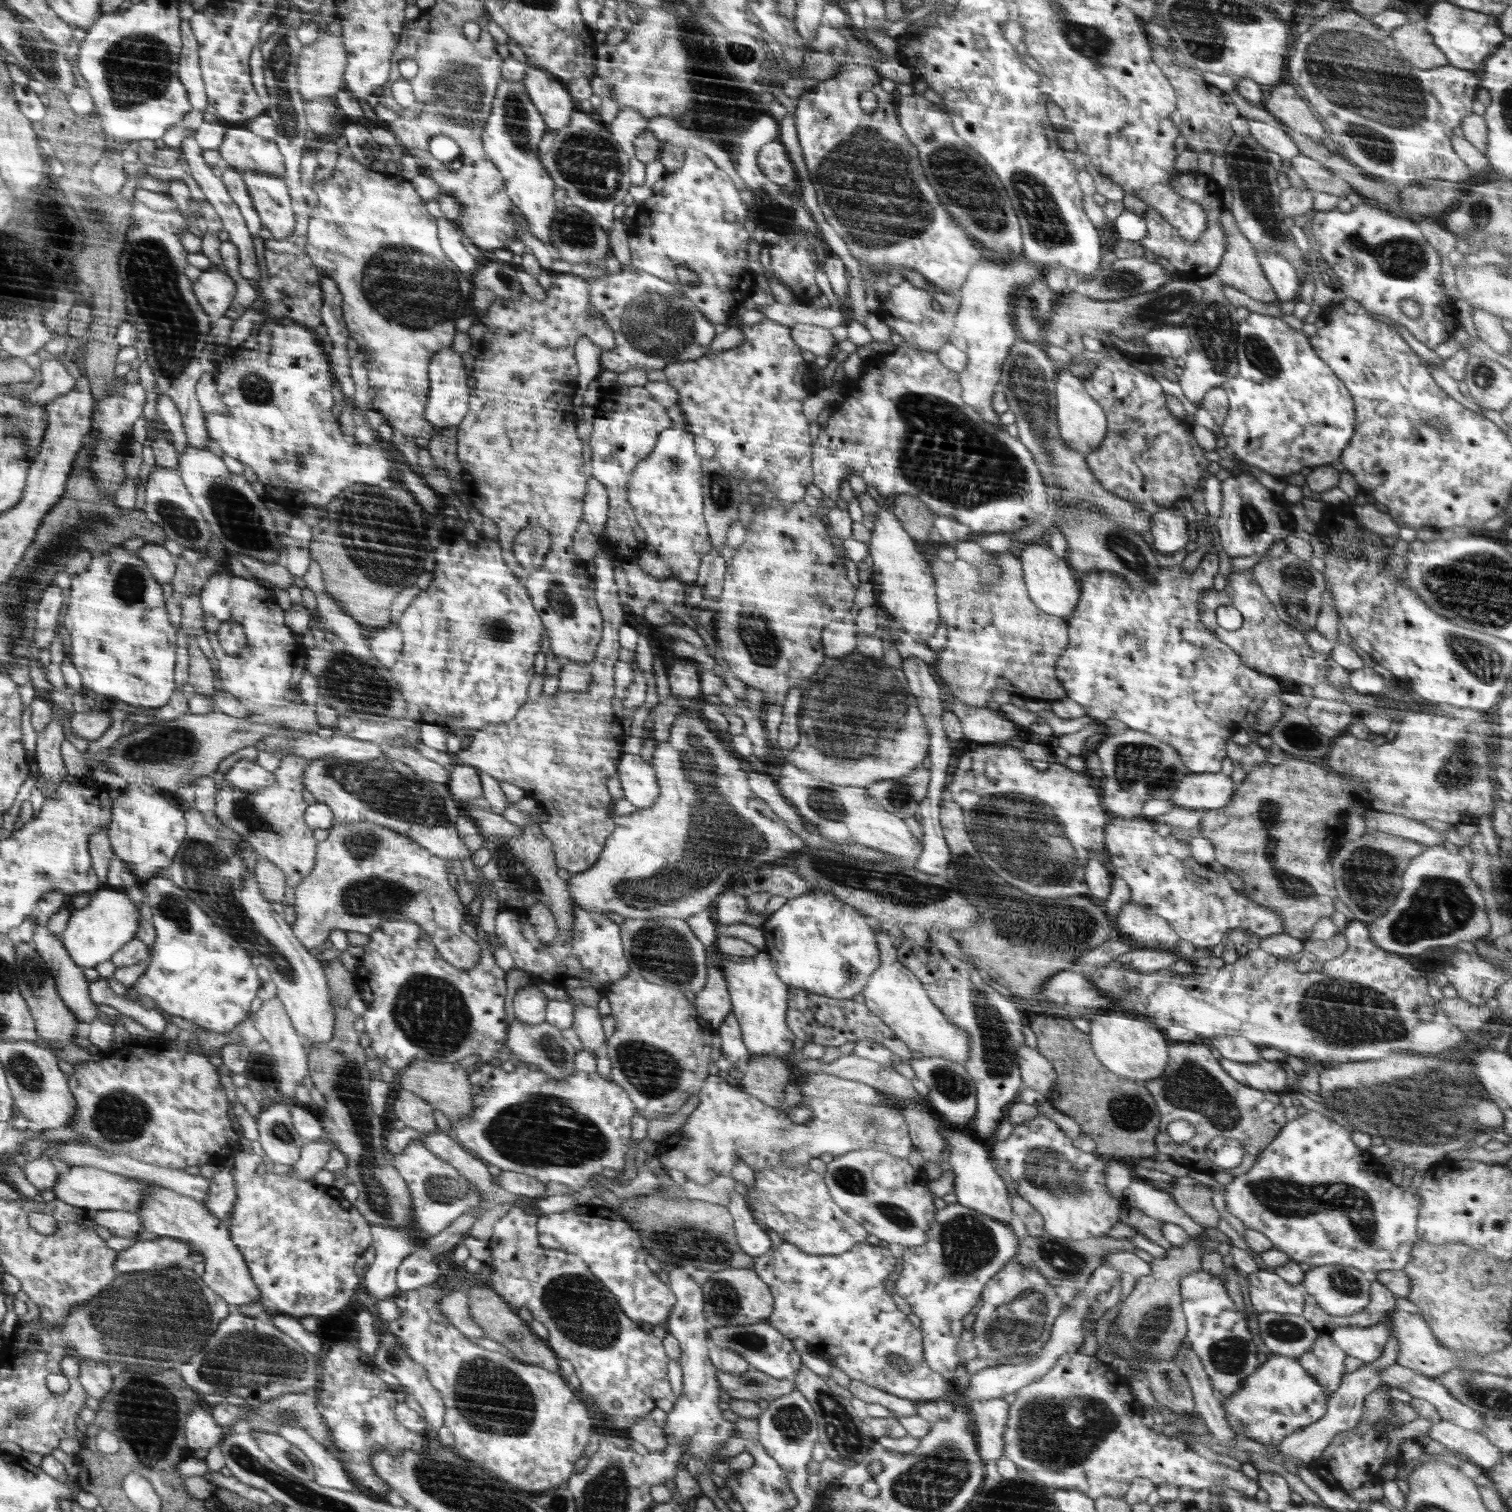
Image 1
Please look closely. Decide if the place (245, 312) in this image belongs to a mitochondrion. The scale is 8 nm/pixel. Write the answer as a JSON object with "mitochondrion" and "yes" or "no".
{"mitochondrion":"no"}

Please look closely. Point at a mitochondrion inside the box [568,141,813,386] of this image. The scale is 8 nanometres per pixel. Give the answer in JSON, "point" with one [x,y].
{"point":[655,324]}

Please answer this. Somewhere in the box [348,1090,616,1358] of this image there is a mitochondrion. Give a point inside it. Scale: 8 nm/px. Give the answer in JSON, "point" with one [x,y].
{"point":[542,1130]}

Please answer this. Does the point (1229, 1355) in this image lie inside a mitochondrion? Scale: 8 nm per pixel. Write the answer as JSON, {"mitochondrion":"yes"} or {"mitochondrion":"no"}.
{"mitochondrion":"yes"}

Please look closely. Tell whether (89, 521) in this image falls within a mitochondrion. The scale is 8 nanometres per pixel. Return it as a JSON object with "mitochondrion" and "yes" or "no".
{"mitochondrion":"yes"}

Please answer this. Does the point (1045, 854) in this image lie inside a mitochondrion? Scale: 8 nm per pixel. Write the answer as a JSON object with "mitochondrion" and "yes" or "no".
{"mitochondrion":"yes"}

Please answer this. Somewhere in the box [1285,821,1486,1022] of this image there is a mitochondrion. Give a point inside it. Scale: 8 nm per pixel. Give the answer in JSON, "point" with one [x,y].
{"point":[1439,905]}

